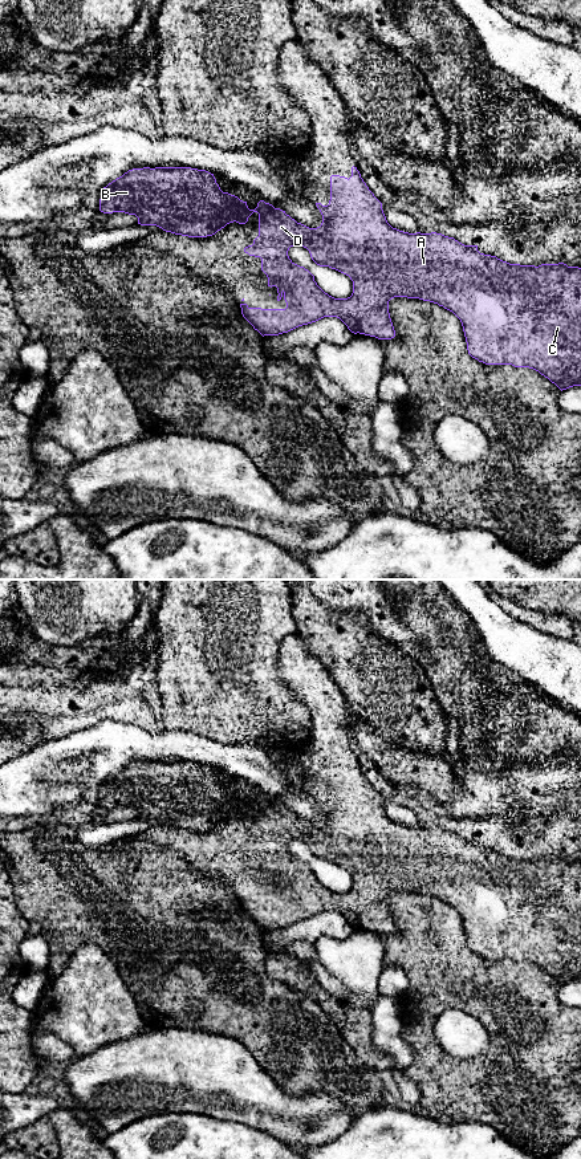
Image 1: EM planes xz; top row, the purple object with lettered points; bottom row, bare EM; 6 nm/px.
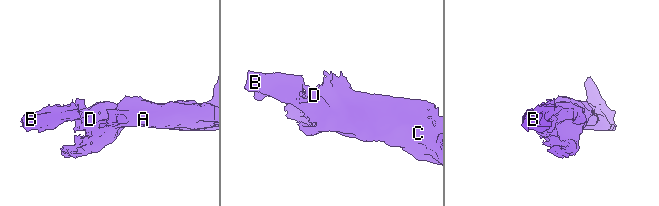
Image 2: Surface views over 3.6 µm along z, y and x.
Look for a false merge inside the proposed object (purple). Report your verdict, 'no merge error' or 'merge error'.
merge error

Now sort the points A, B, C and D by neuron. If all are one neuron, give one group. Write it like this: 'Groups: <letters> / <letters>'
Groups: A C D / B

